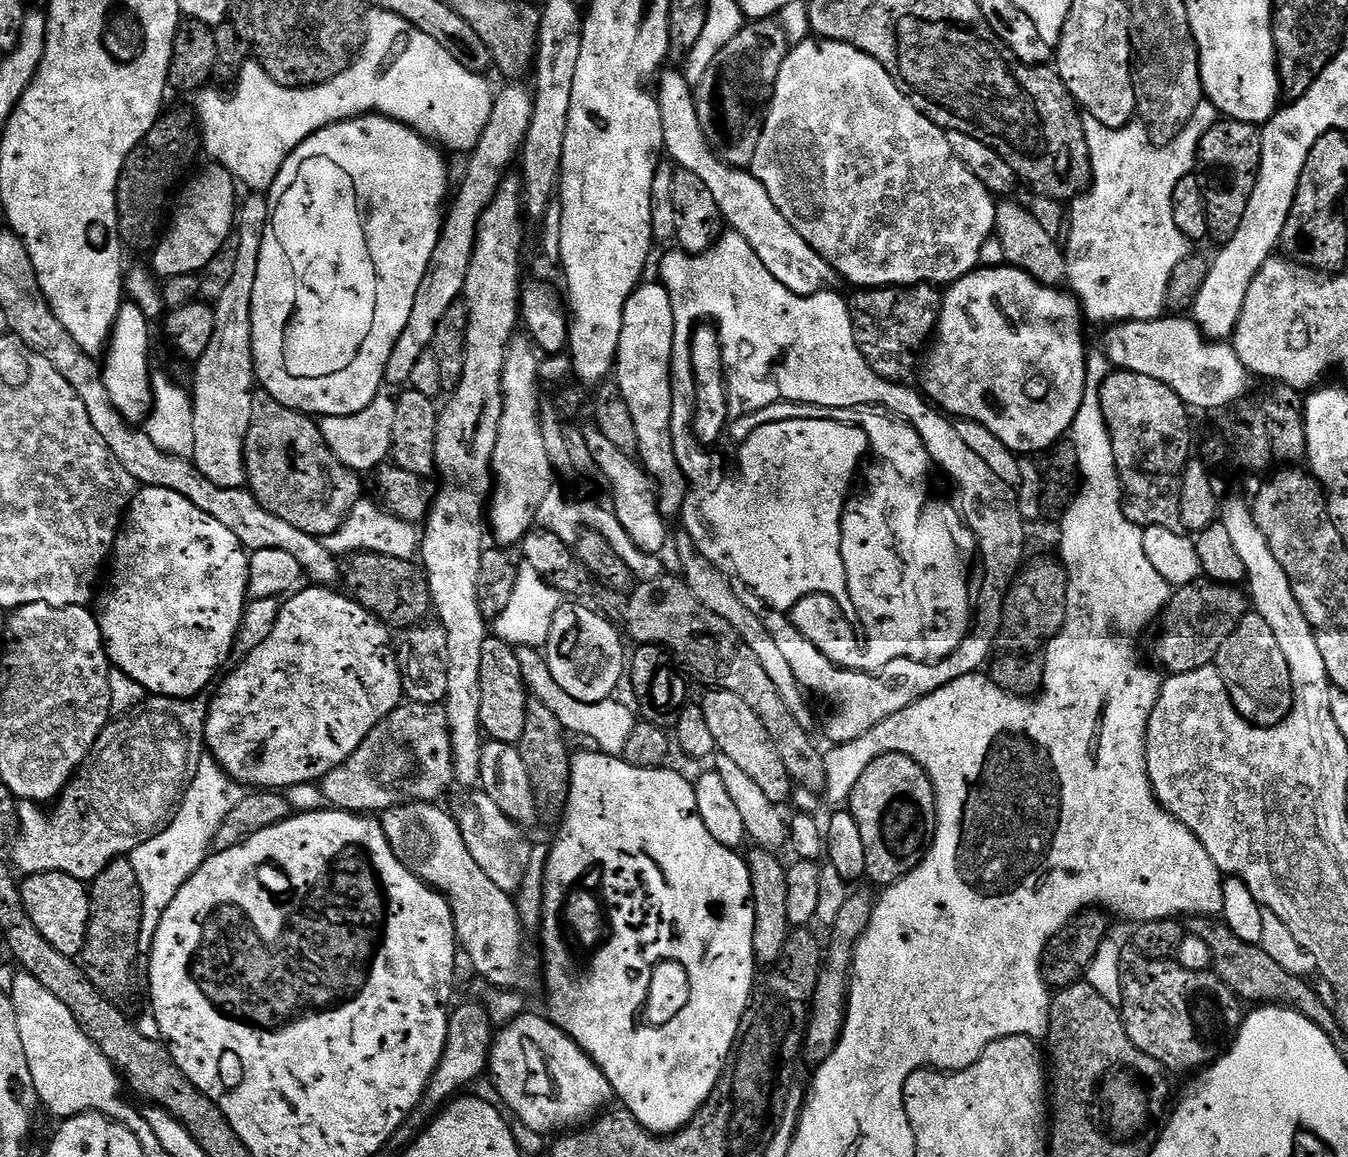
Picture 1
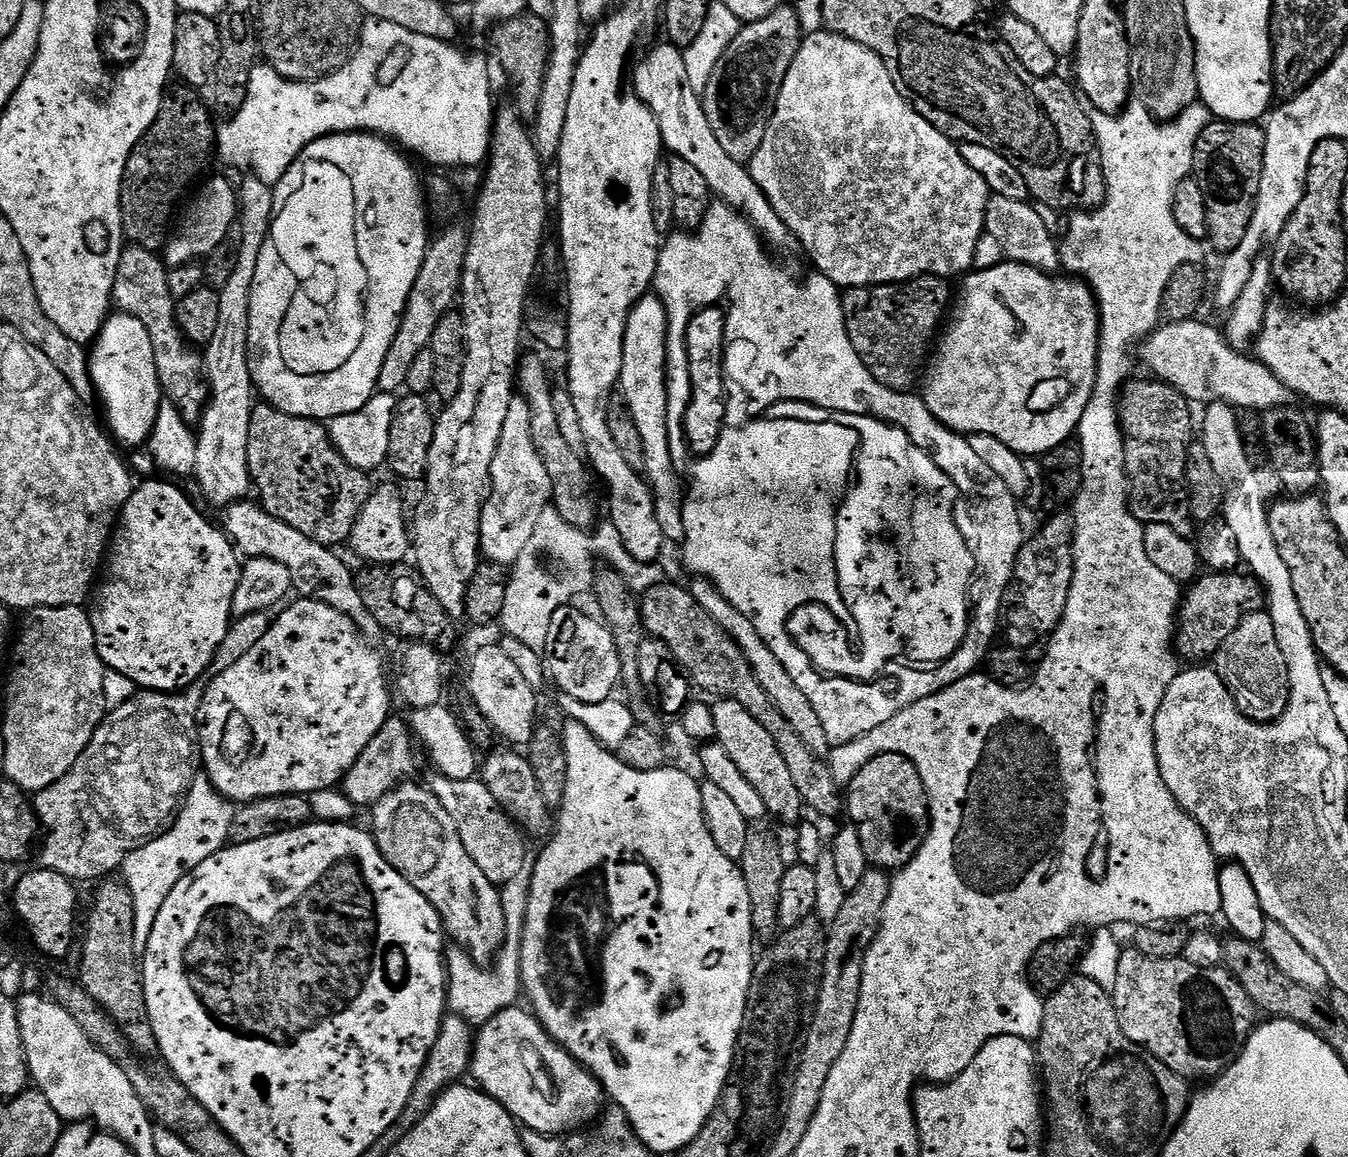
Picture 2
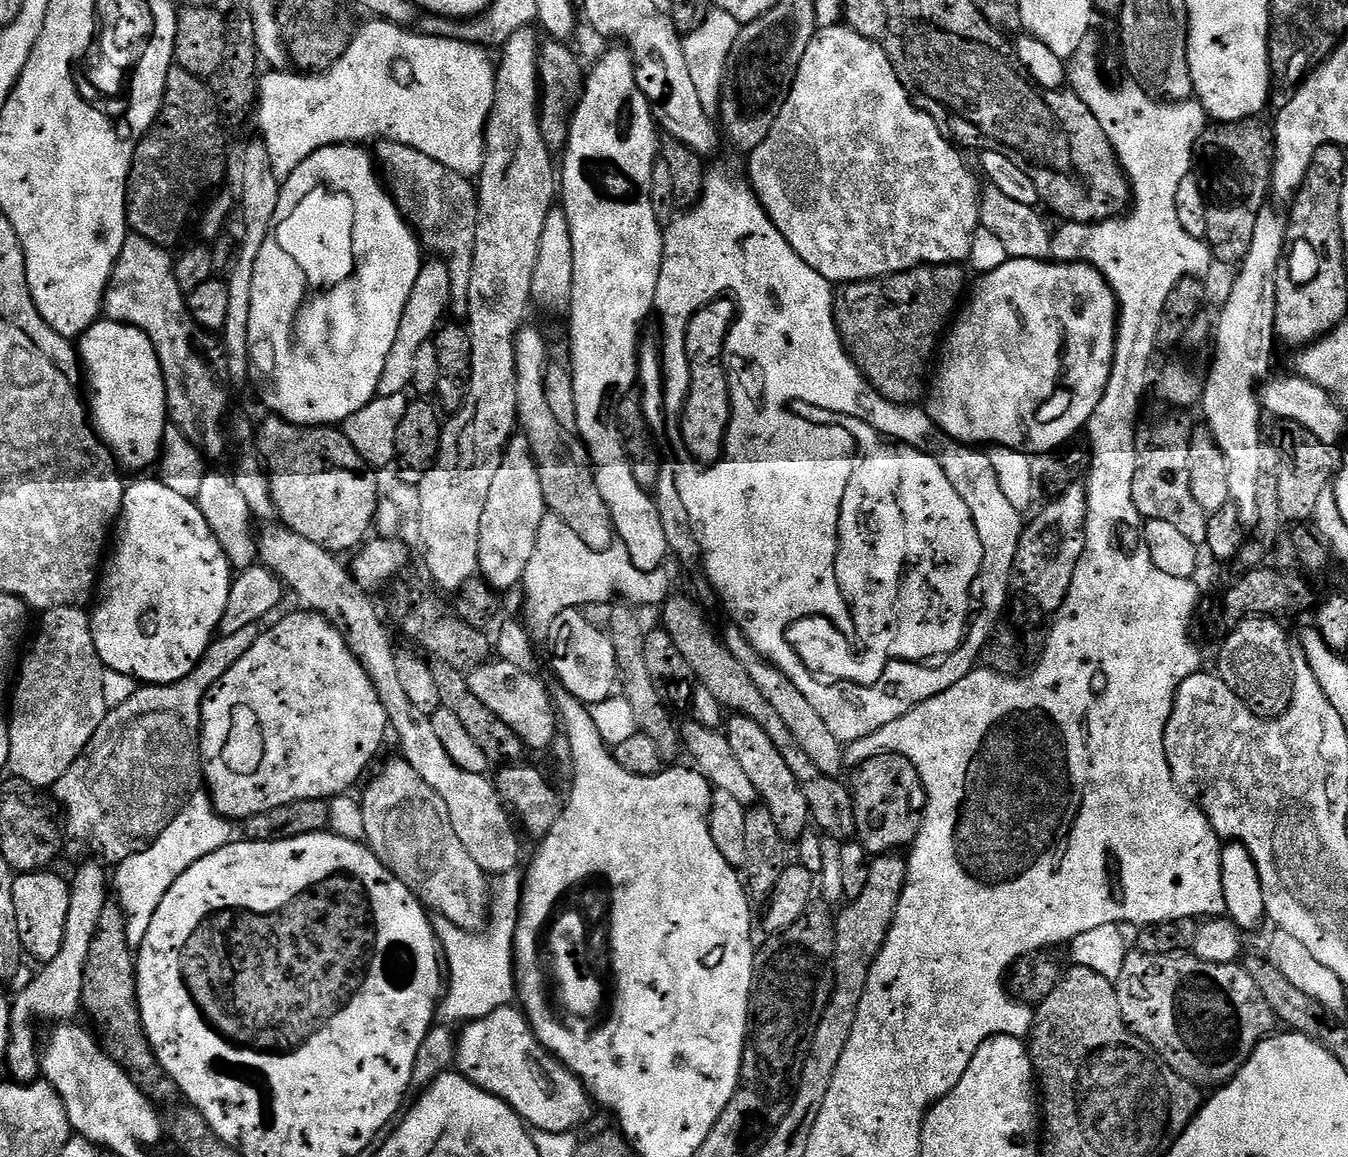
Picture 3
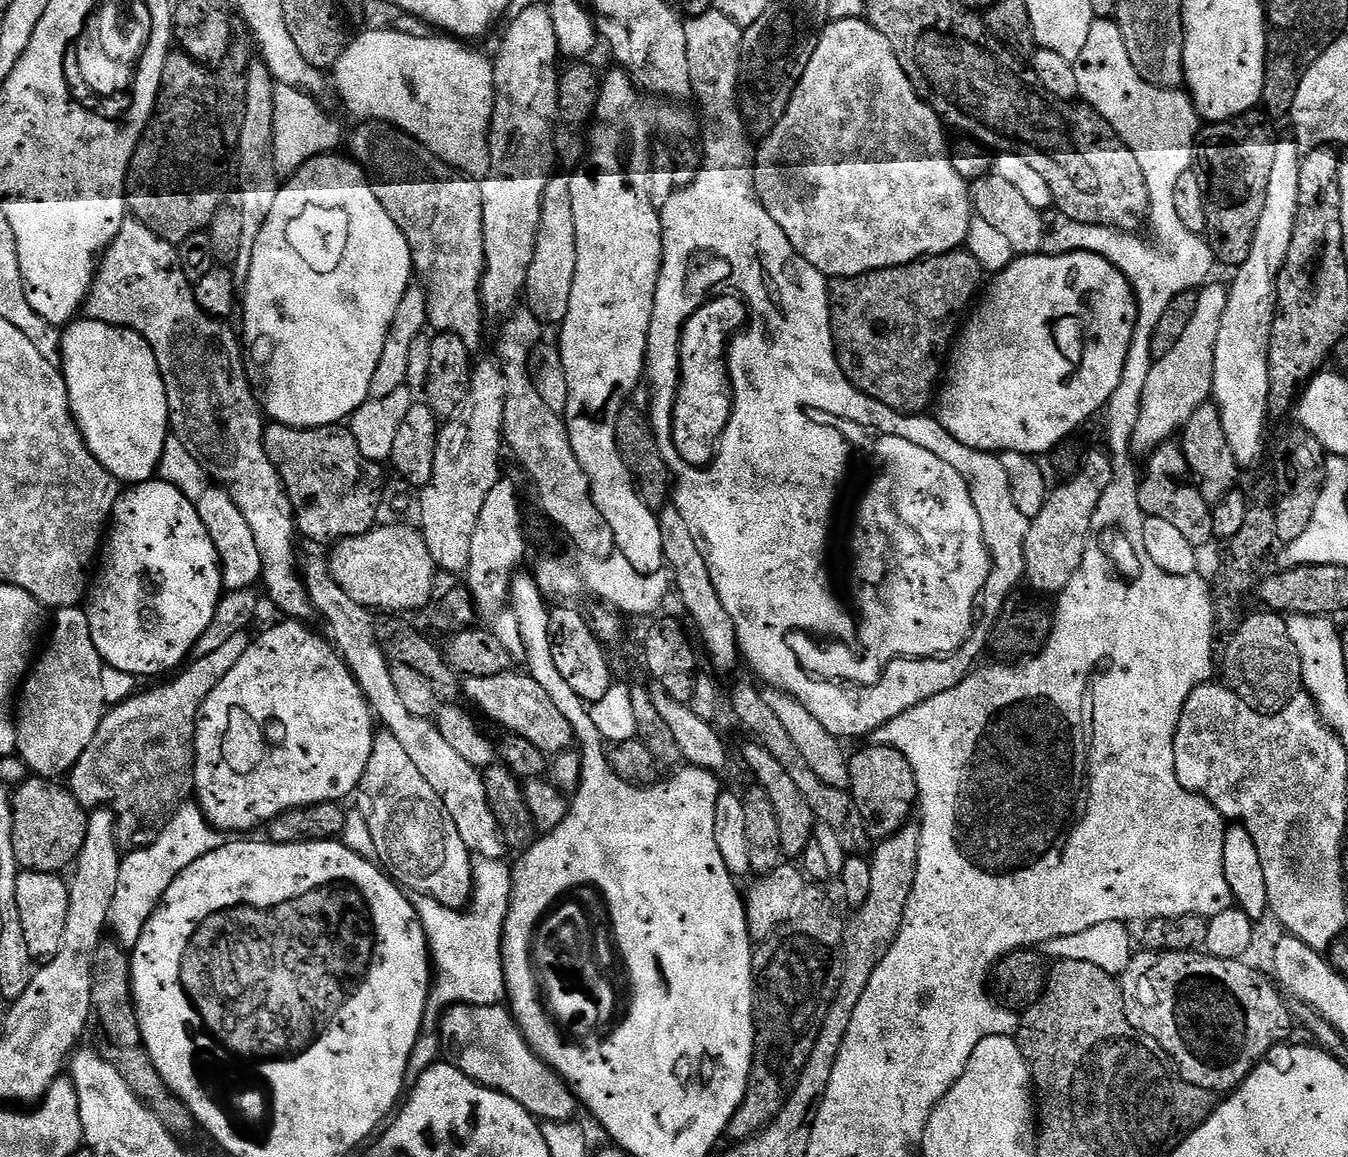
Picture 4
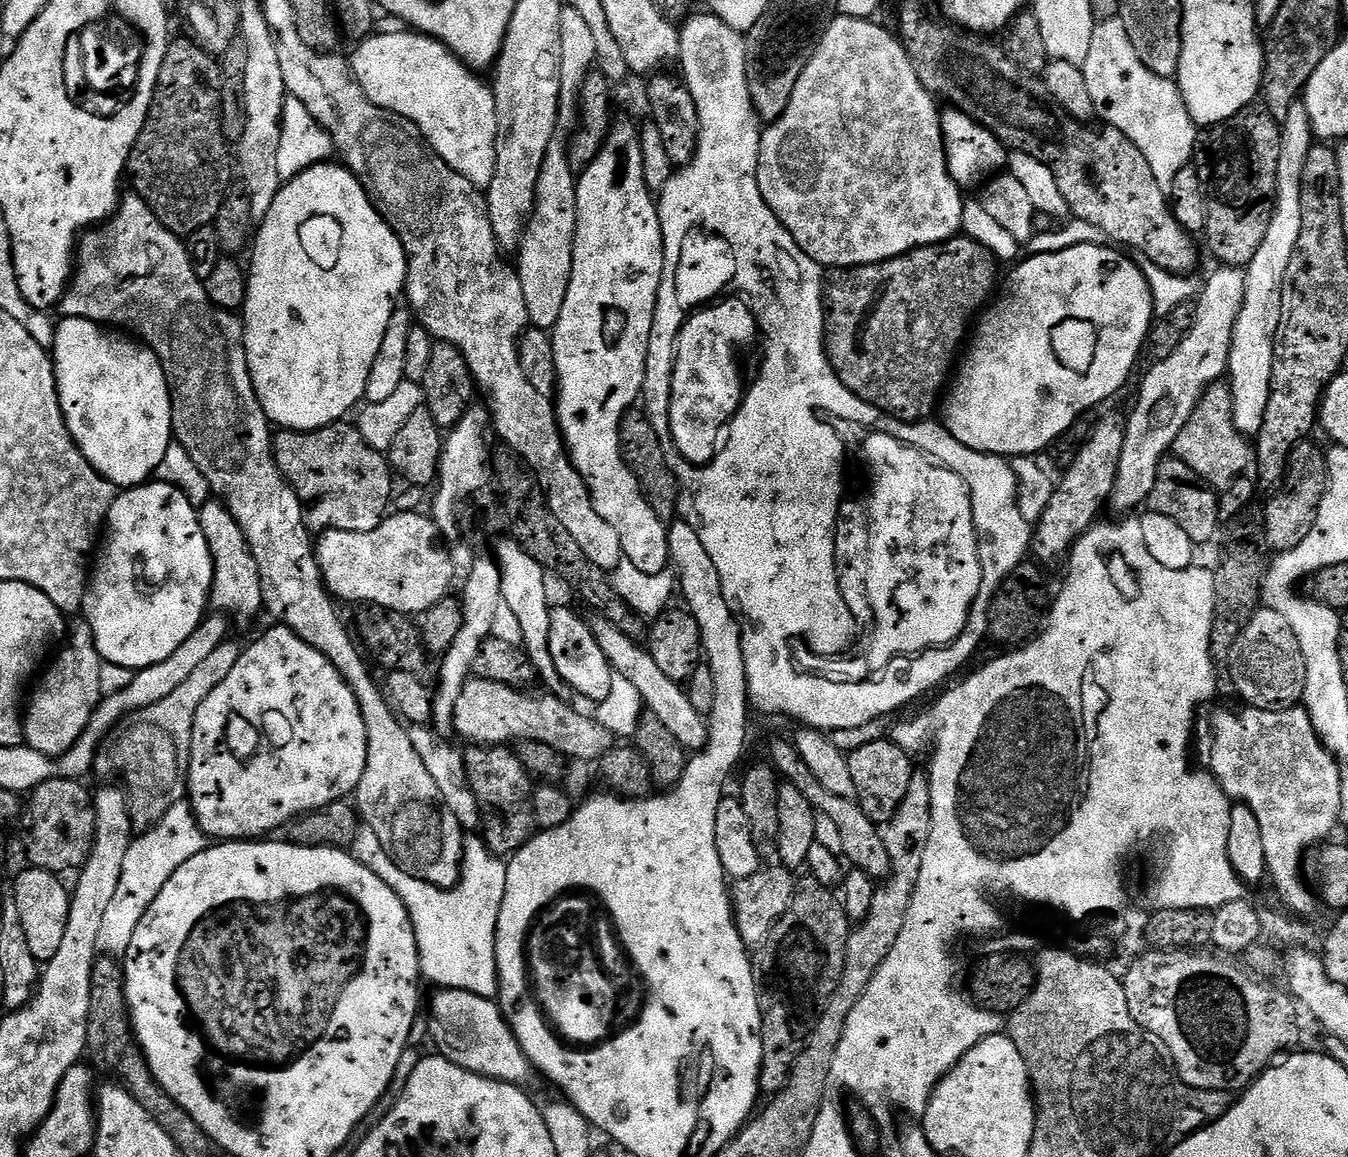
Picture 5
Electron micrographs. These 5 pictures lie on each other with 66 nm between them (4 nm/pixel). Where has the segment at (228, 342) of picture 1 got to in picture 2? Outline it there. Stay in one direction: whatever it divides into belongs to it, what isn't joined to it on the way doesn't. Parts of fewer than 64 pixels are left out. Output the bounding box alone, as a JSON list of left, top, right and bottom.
[194,175,274,506]

